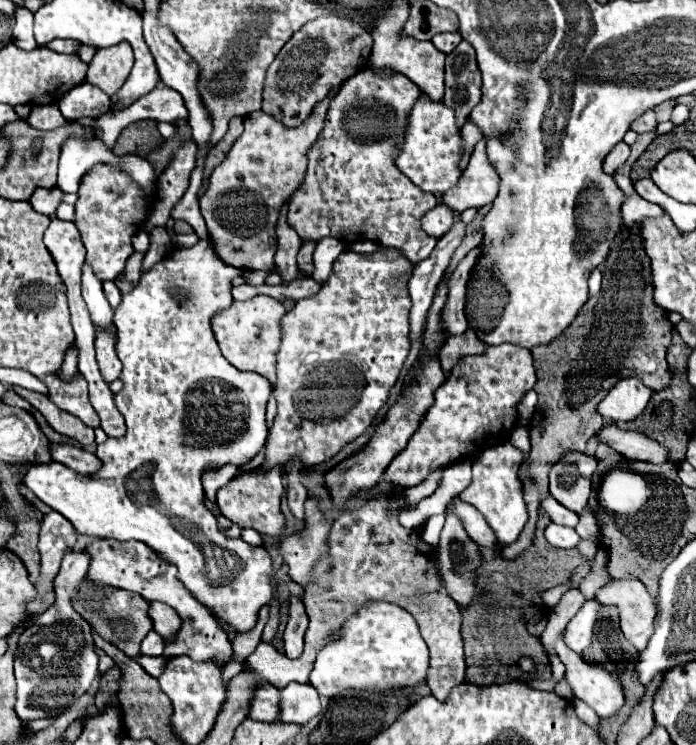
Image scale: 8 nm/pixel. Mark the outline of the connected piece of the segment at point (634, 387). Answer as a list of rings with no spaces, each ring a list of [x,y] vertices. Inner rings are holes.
[[[626,378],[618,382],[598,404],[598,412],[604,416],[604,420],[632,422],[644,412],[650,396],[652,390],[638,382],[638,378]]]

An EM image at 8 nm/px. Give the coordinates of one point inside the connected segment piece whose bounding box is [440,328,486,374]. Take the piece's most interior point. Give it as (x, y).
(455, 347)

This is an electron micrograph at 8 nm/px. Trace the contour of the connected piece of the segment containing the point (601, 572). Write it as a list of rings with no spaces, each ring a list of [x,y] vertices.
[[[598,550],[596,564],[592,566],[590,576],[580,584],[580,590],[584,592],[586,598],[594,598],[596,590],[606,584],[604,580],[606,580],[606,554],[604,554],[604,550]]]

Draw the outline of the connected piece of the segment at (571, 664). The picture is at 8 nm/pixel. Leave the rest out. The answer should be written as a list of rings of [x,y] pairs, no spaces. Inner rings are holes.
[[[563,635],[560,636],[555,649],[560,660],[566,664],[566,680],[572,686],[576,698],[584,700],[604,720],[616,716],[625,703],[618,674],[586,666],[581,656],[566,646]]]

